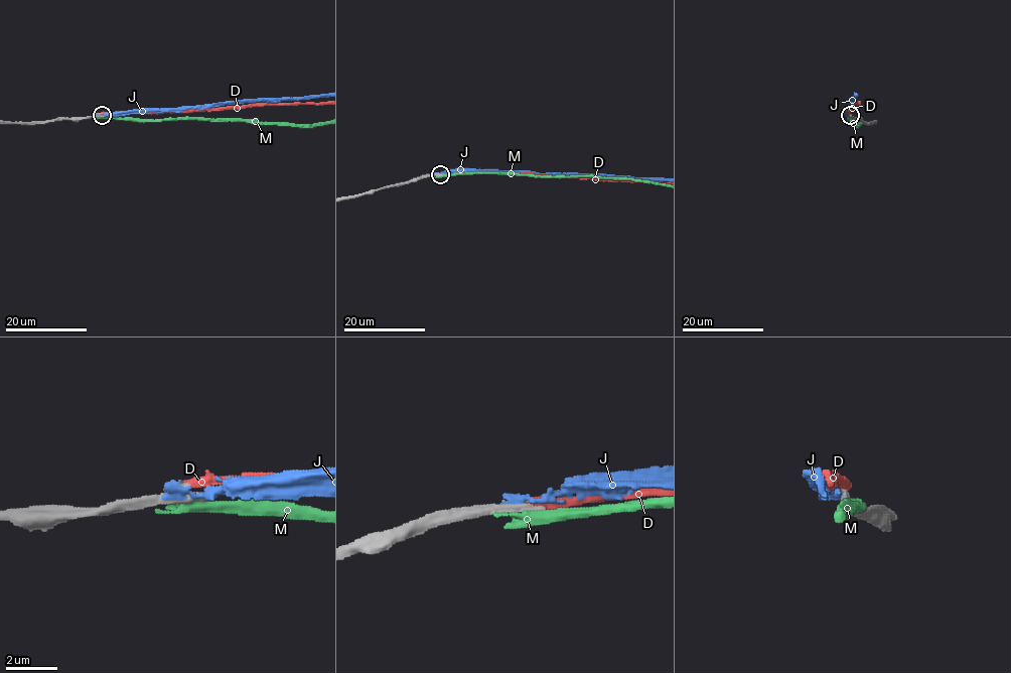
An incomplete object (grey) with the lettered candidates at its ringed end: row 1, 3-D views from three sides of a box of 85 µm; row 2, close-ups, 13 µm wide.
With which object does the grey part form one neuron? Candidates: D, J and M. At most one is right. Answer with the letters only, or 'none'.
none

